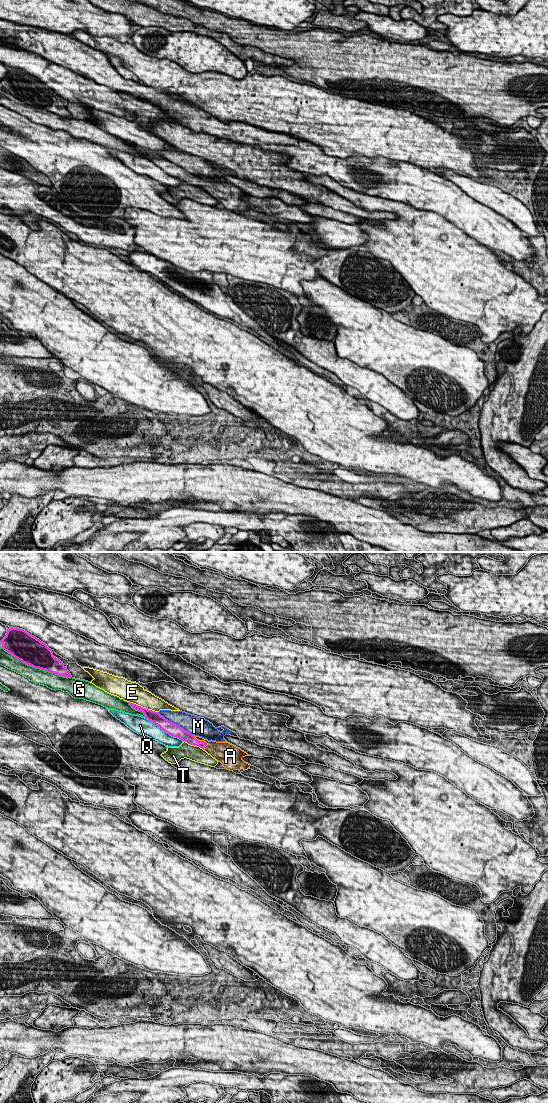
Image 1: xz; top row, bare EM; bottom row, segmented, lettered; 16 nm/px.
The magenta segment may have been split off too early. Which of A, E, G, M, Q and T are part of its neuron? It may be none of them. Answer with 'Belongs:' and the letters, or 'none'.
Belongs: A

